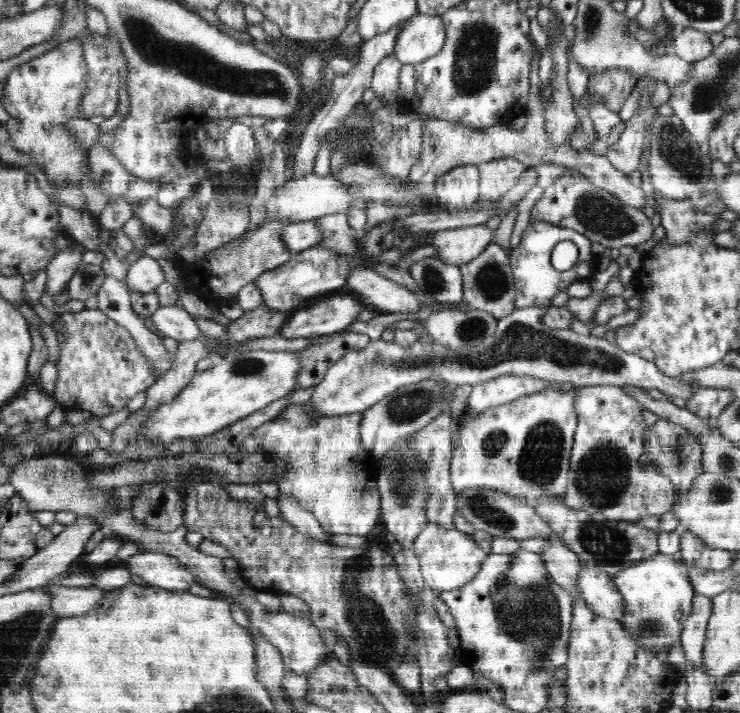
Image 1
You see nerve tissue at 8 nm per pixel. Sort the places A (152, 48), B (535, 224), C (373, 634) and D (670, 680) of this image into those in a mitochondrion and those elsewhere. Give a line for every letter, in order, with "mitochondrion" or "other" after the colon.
A: mitochondrion
B: other
C: mitochondrion
D: other

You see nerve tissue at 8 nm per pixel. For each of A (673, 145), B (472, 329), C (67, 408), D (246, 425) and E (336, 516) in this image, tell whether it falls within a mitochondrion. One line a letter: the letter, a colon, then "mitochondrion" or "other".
A: mitochondrion
B: mitochondrion
C: other
D: other
E: other

